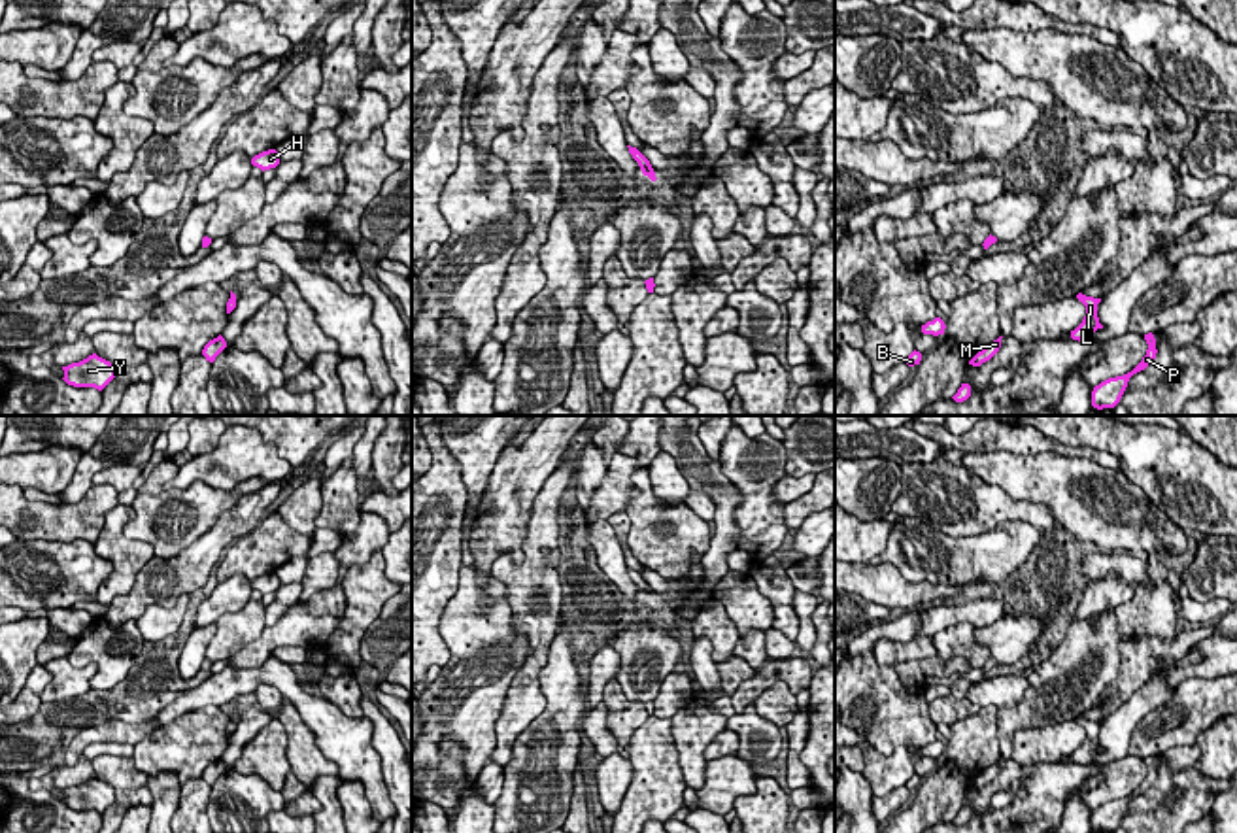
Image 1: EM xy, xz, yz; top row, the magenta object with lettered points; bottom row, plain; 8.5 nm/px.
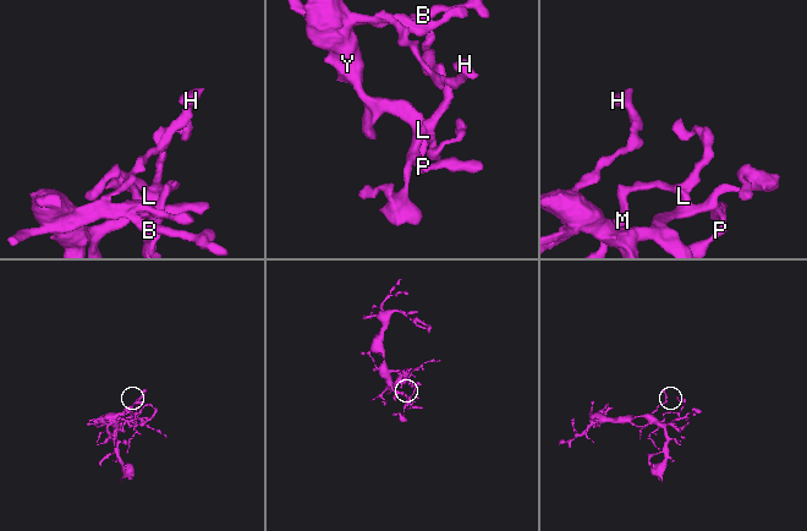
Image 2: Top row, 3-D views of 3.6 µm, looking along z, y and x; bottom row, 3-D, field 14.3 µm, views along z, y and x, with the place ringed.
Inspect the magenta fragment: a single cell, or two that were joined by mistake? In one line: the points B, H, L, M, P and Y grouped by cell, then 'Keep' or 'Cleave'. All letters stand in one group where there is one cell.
Groups: B L M Y / H P. Cleave

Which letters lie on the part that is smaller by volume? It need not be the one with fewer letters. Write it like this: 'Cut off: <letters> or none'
Cut off: H, P

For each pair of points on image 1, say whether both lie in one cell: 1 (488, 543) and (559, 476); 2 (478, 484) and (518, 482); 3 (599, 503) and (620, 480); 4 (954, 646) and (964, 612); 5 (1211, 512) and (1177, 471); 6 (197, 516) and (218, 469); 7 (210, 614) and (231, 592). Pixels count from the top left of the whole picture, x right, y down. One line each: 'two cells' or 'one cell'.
1: two cells
2: two cells
3: one cell
4: two cells
5: one cell
6: two cells
7: one cell

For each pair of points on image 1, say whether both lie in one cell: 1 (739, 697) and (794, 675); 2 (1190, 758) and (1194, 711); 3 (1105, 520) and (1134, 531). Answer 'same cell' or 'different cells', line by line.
1: same cell
2: different cells
3: same cell

